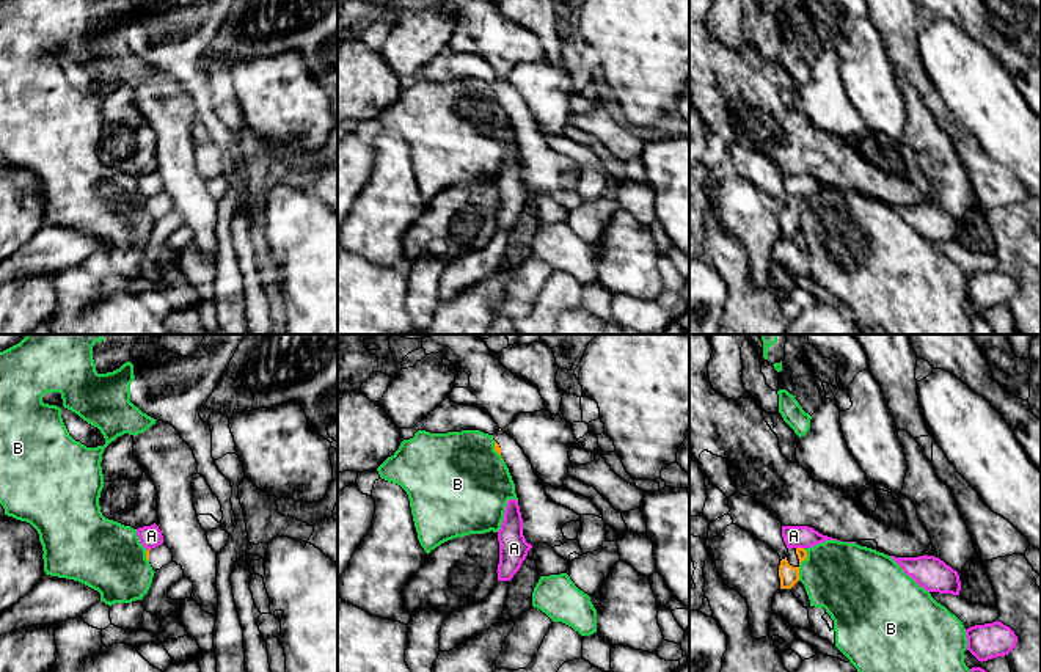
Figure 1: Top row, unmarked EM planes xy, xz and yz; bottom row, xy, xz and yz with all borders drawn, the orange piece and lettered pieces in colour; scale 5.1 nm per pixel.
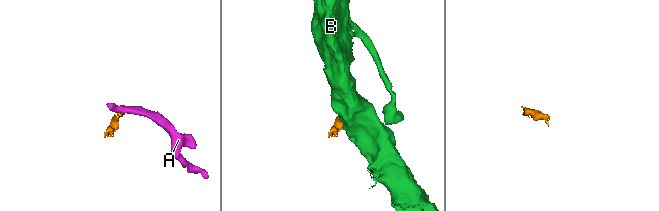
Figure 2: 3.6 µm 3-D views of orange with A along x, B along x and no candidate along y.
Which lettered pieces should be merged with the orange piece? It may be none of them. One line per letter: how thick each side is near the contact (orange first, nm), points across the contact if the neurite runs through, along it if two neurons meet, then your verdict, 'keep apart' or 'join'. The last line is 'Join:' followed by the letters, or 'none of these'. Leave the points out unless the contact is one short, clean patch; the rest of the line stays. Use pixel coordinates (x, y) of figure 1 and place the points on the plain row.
A: calibres 50 and 110 nm; border yz (796, 195), (803, 197); keep apart
B: calibres 50 and 360 nm; border yz (804, 197), (806, 206), (799, 214), (798, 228); keep apart
Join: none of these

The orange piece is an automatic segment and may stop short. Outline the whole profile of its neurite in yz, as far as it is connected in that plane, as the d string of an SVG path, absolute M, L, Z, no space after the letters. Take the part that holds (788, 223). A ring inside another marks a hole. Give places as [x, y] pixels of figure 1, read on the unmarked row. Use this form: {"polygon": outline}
{"polygon": "M790 196L787 206L780 209L780 237L791 237L799 229L799 214L807 207L804 196Z"}

